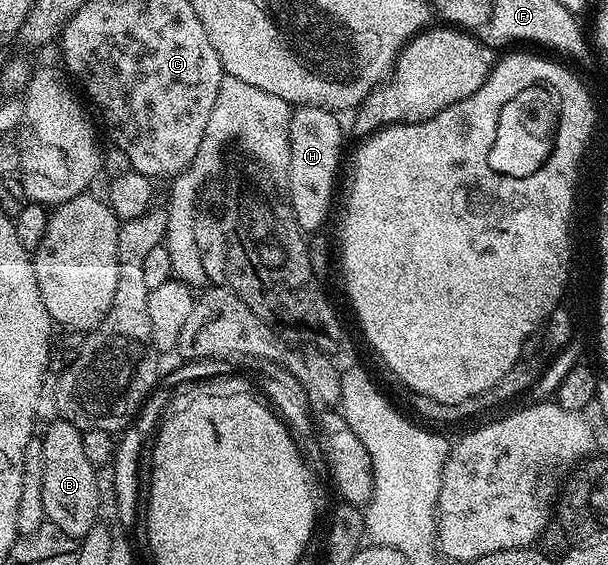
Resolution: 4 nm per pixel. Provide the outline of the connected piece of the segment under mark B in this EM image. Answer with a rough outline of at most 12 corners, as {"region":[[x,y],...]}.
{"region":[[42,431],[44,516],[66,536],[97,525],[100,482],[82,431]]}

